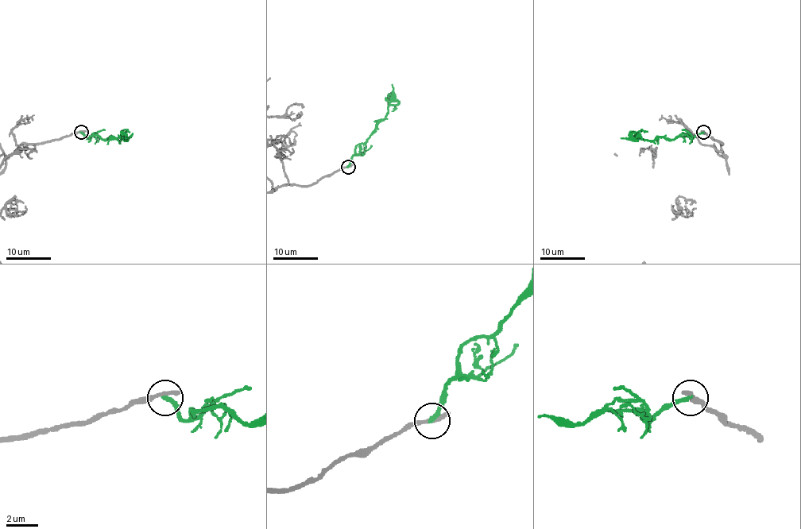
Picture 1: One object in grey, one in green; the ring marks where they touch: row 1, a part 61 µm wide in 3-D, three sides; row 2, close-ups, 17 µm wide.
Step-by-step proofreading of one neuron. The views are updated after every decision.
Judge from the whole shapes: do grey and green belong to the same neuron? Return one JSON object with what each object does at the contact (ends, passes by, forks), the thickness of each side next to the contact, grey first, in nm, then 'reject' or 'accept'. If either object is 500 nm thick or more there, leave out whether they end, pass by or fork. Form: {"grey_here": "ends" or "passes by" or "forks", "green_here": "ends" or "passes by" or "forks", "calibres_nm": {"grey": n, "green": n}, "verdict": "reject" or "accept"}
{"grey_here": "ends", "green_here": "ends", "calibres_nm": {"grey": 340, "green": 280}, "verdict": "reject"}

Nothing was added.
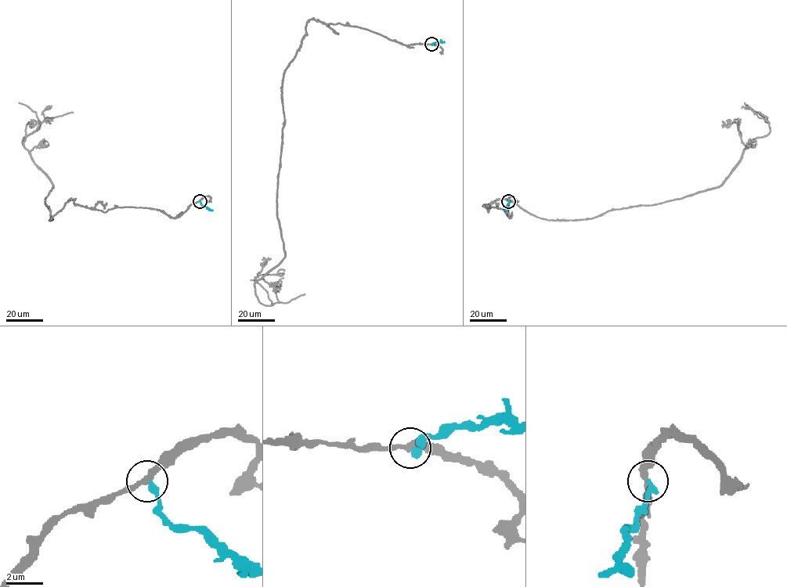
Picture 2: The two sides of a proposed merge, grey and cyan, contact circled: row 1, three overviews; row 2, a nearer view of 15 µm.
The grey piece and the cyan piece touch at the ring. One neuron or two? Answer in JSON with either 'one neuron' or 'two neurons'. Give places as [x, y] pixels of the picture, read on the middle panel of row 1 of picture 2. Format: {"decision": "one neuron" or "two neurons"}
{"decision": "two neurons"}

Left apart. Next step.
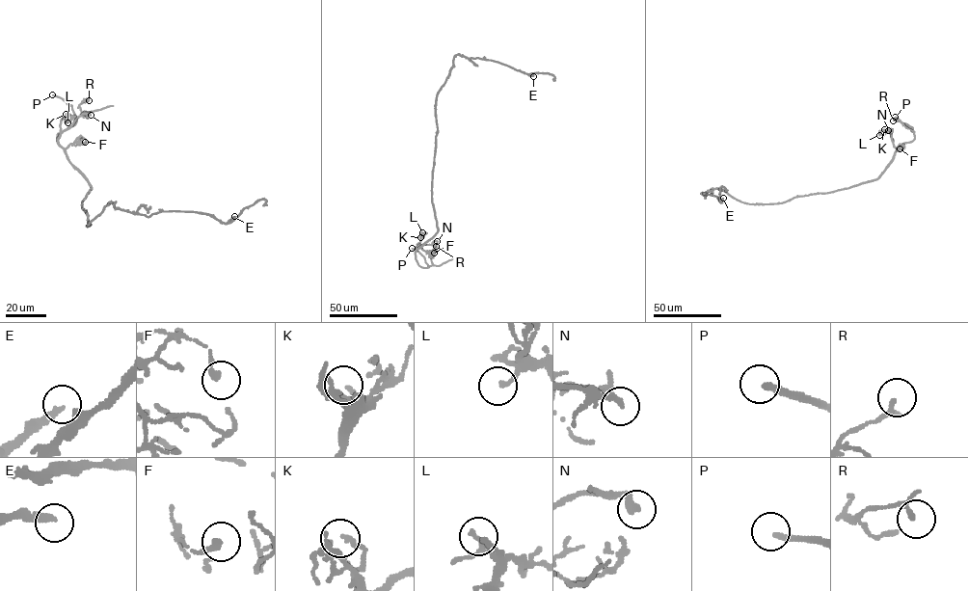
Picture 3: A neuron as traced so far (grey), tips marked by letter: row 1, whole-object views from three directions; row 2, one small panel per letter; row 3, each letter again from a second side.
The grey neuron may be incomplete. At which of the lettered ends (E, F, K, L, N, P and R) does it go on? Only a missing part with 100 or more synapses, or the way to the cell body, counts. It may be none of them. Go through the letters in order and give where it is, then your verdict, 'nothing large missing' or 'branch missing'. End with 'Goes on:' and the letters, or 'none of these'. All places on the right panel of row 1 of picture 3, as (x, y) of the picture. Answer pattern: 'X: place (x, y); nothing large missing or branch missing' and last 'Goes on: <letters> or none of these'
E: place (723, 198); branch missing
F: place (900, 148); nothing large missing
K: place (884, 129); nothing large missing
L: place (879, 135); nothing large missing
N: place (888, 130); nothing large missing
P: place (895, 117); branch missing
R: place (893, 120); nothing large missing
Goes on: E, P

